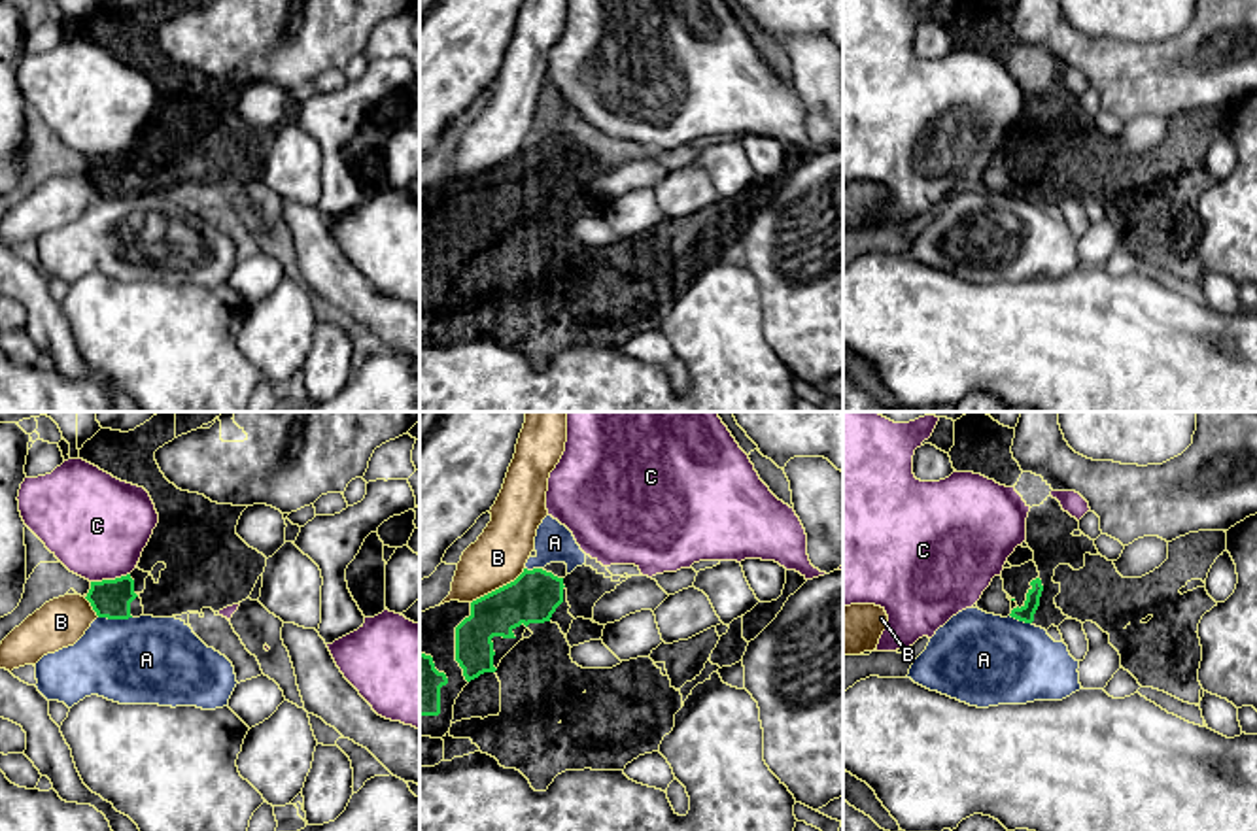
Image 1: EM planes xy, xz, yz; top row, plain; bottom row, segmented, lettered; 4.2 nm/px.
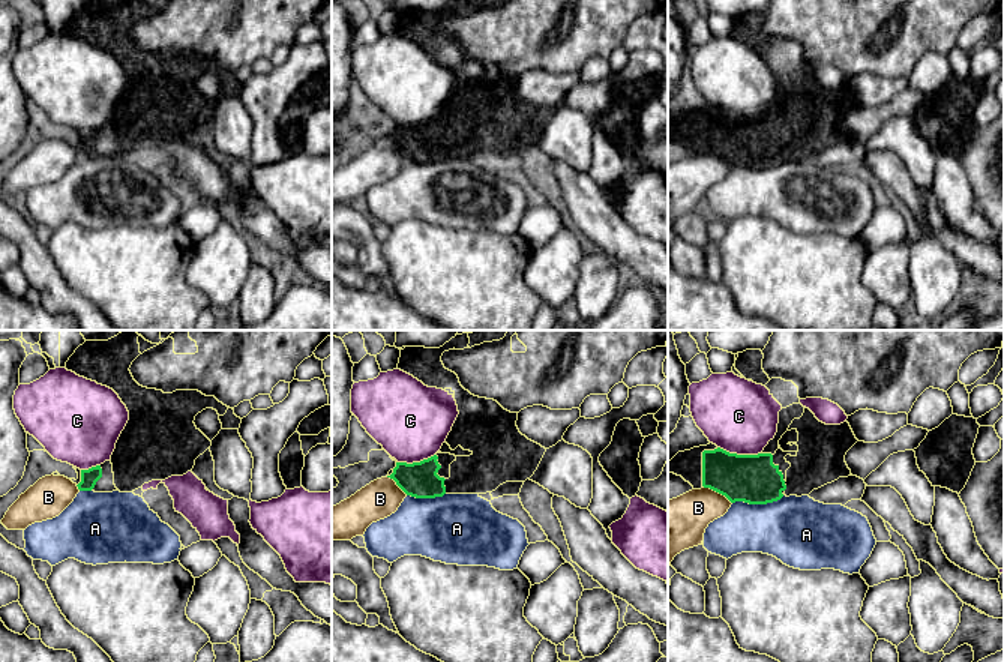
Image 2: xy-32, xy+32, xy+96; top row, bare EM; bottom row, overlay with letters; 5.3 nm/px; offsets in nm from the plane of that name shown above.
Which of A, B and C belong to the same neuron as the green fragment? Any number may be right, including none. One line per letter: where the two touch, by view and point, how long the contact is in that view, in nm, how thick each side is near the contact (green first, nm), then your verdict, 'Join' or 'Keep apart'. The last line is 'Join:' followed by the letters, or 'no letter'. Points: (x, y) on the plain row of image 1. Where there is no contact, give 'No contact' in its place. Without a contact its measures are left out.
A: Touches green at xy (116, 195). Shared border 140 nm. Thickness 160 nm (green) against 380 nm. Keep apart
B: Touches green at xz (499, 165). Shared border 280 nm. Thickness 220 nm (green) against 240 nm. Keep apart
C: Touches green at xy (110, 157). Shared border 170 nm. Thickness 160 nm (green) against 440 nm. Keep apart
Join: no letter

